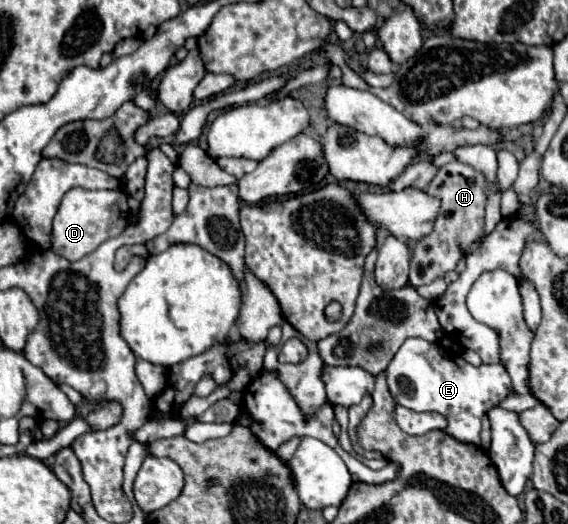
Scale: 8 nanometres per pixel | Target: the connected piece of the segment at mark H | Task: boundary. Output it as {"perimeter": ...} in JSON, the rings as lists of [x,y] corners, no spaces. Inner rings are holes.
{"perimeter":[[[453,160],[443,168],[439,168],[437,176],[427,186],[427,192],[441,200],[441,212],[437,214],[433,232],[421,238],[415,246],[409,272],[409,284],[415,288],[421,284],[429,284],[435,278],[443,276],[445,272],[453,270],[459,258],[465,254],[463,248],[469,248],[469,244],[481,238],[483,234],[487,196],[485,196],[485,178],[481,172],[473,170],[469,164]]]}

